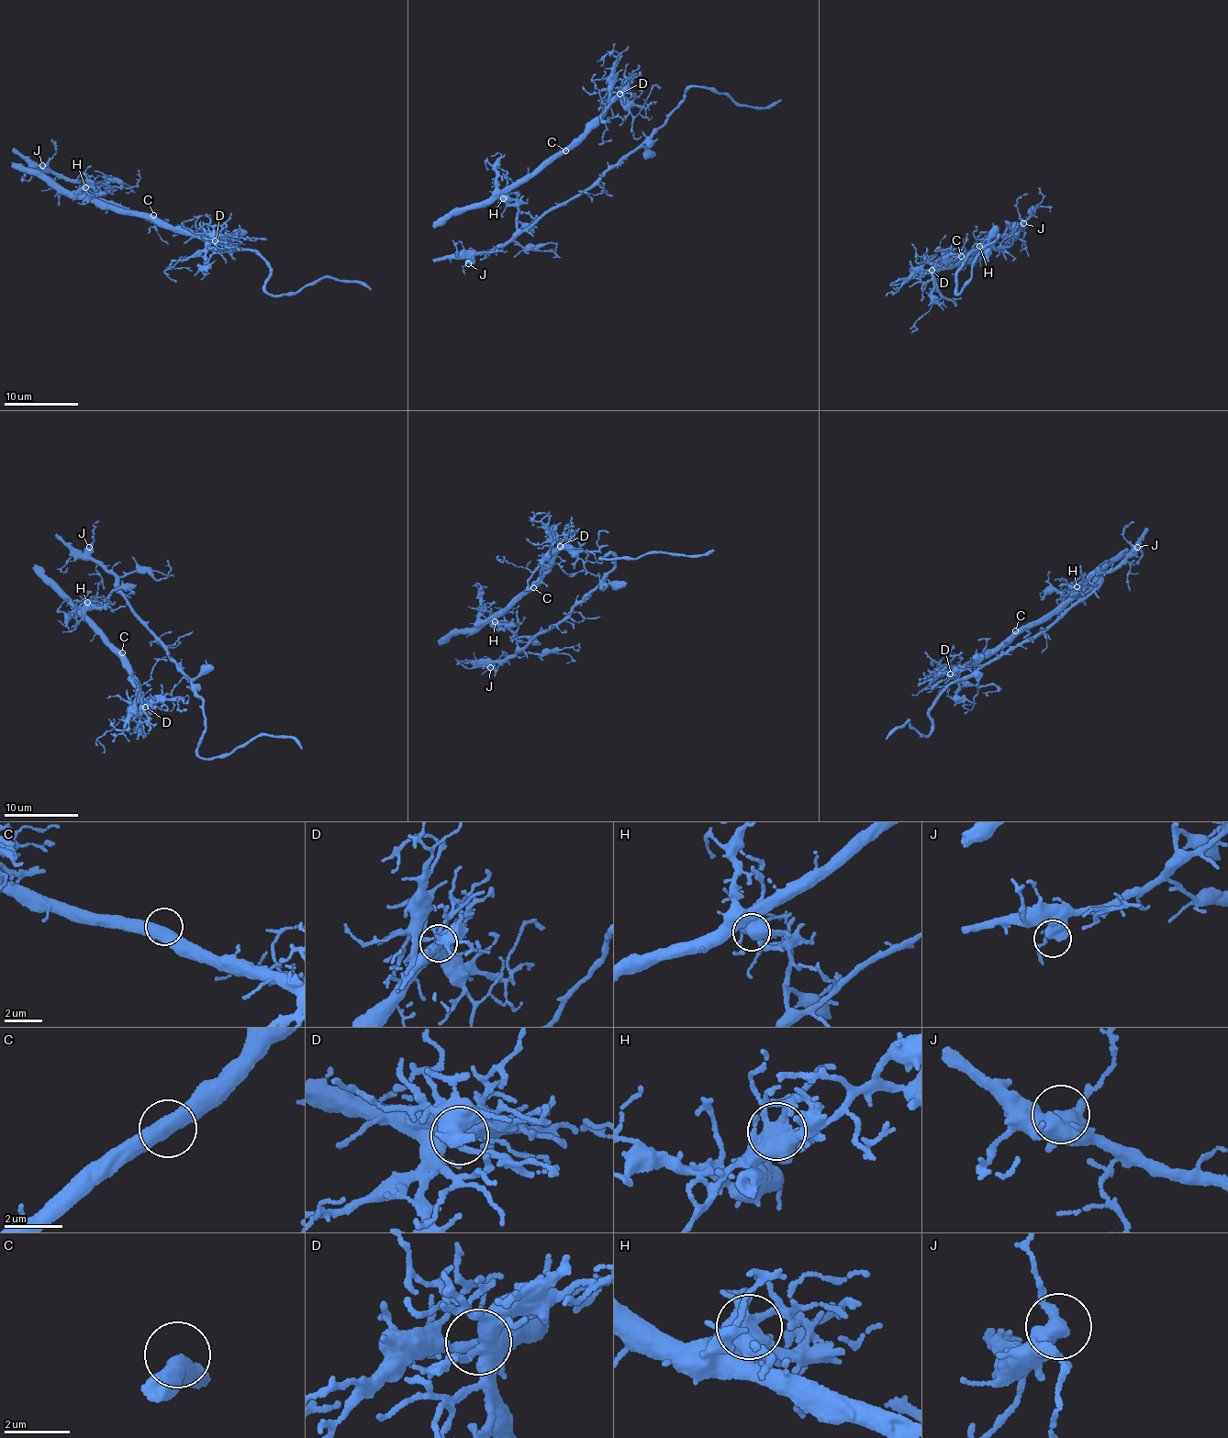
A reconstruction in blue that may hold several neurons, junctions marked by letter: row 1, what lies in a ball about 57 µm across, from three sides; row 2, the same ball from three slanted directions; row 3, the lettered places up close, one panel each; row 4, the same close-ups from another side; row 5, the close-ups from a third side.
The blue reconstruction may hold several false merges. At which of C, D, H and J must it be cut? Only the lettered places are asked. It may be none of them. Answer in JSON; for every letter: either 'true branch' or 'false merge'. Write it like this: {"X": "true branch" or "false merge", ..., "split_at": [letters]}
{"C": "true branch", "D": "true branch", "H": "false merge", "J": "true branch", "split_at": ["H"]}

